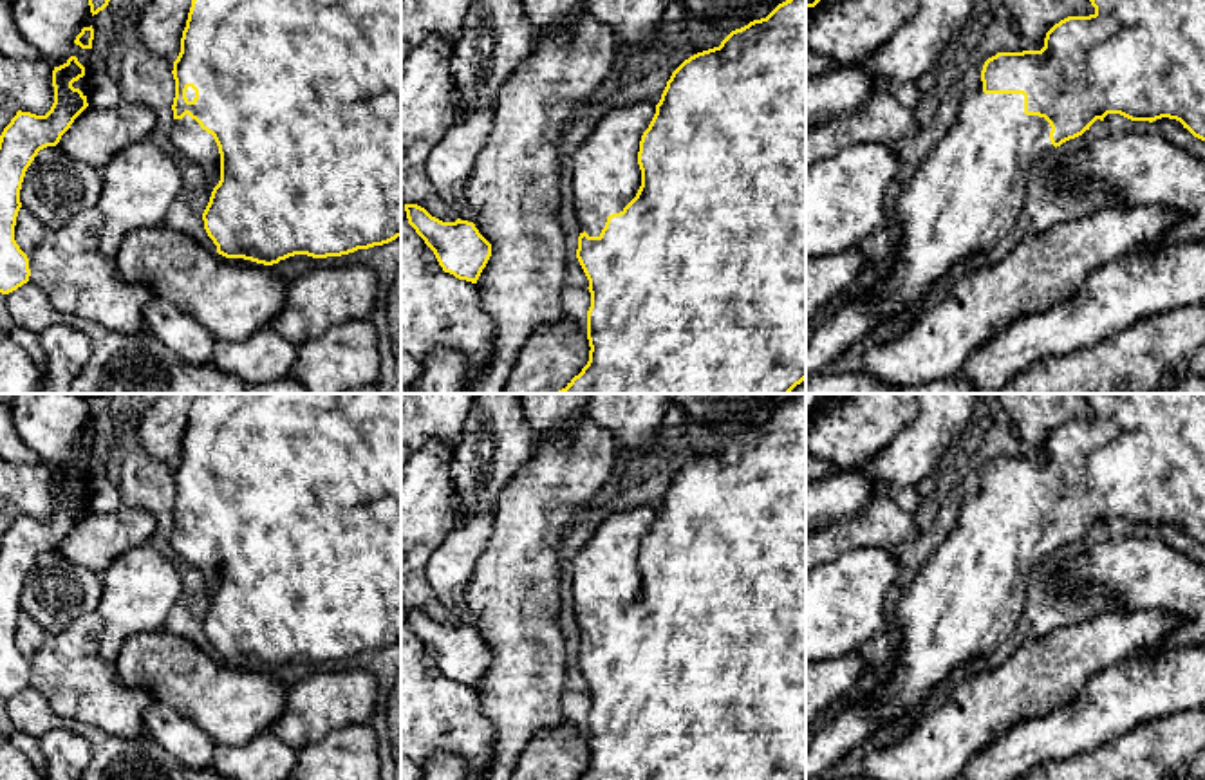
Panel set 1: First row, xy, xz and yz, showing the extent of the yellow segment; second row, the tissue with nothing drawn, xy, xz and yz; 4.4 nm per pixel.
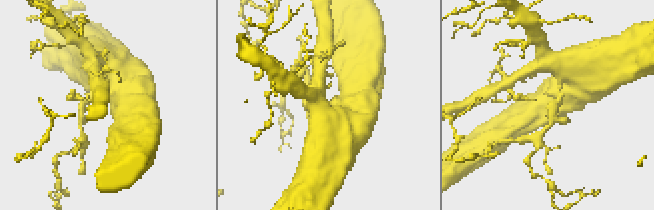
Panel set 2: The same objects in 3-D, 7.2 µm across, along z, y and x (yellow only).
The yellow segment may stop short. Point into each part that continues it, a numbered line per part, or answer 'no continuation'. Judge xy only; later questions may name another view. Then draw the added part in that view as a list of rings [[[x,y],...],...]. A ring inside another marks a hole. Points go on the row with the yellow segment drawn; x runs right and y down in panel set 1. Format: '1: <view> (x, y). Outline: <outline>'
1: xy (188, 139). Outline: [[[188,114],[182,119],[173,119],[170,132],[173,152],[199,164],[206,181],[215,188],[220,181],[220,153],[211,134]]]

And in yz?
1: yz (969, 192). Outline: [[[981,83],[977,90],[963,96],[956,125],[938,141],[921,166],[907,177],[896,199],[900,249],[892,260],[891,273],[867,294],[851,292],[826,312],[824,323],[806,341],[806,377],[833,370],[835,361],[851,345],[865,339],[880,323],[920,307],[927,300],[932,285],[957,260],[994,249],[1015,228],[1024,209],[1026,179],[1032,162],[1057,150],[1050,141],[1050,132],[1051,126],[1044,117],[1024,114],[1023,94],[985,94]]]

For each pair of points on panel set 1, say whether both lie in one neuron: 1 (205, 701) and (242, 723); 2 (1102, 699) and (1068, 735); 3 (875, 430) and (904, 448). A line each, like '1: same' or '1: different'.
1: same
2: same
3: different

